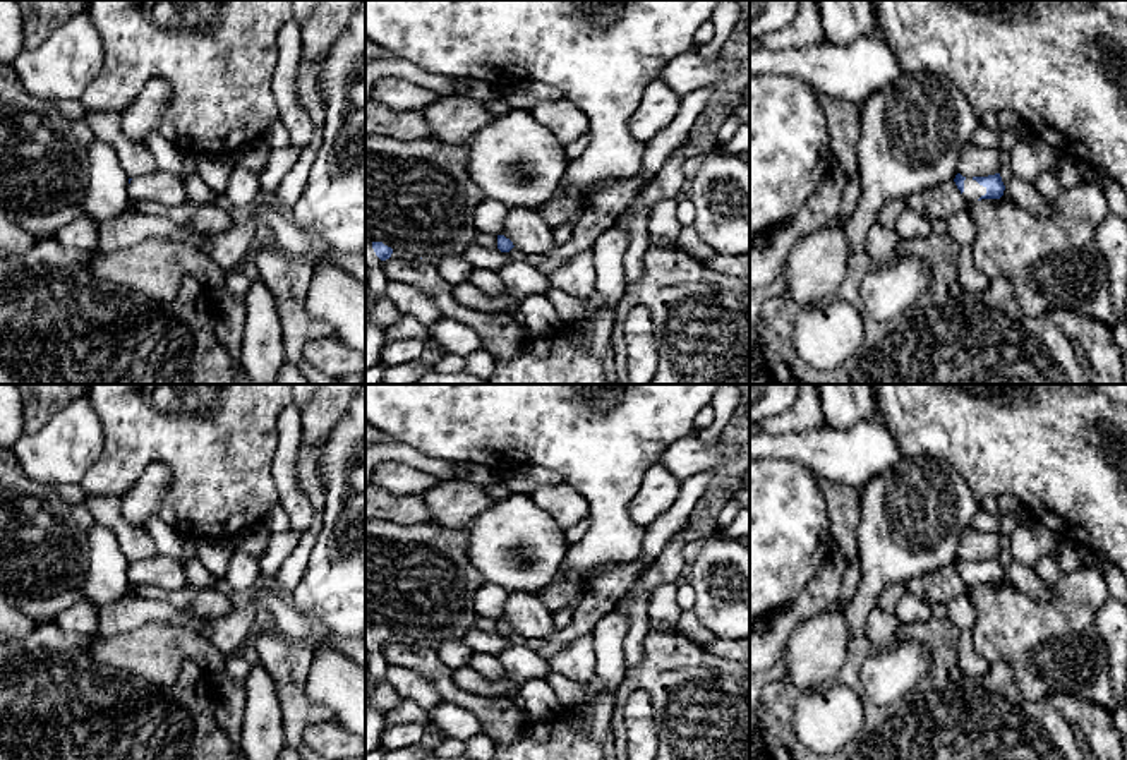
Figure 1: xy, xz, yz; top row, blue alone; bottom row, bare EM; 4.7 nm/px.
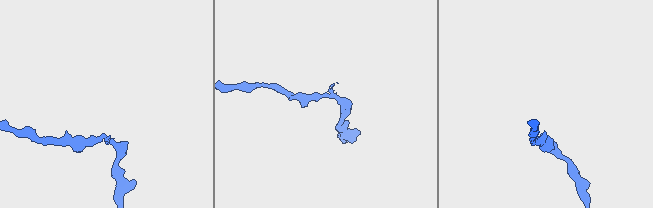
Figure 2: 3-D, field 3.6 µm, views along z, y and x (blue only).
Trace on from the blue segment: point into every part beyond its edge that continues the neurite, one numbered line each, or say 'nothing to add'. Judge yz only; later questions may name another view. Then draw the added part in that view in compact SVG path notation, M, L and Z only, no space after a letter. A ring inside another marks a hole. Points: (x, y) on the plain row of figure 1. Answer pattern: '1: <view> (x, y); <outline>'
1: yz (973, 575); M966 563L964 564L964 576L962 576L962 580L966 582L966 585L969 588L974 588L985 578L986 578L986 571L979 570L973 563Z

